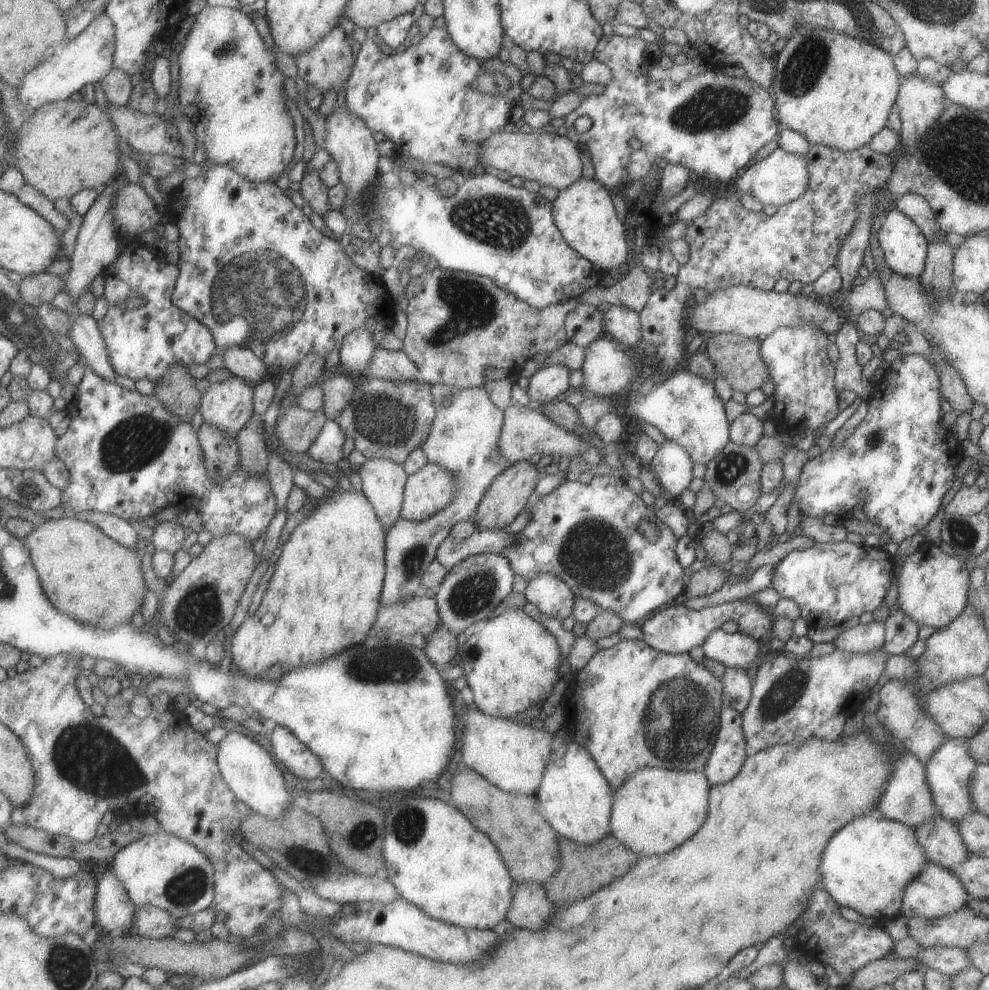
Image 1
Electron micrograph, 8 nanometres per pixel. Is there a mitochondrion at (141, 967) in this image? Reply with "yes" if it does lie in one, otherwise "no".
no

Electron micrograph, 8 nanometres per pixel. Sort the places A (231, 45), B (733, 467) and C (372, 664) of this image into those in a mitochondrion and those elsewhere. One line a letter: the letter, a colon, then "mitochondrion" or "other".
A: mitochondrion
B: mitochondrion
C: mitochondrion

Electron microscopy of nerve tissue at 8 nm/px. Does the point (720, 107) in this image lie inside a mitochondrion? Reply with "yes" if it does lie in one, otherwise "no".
yes

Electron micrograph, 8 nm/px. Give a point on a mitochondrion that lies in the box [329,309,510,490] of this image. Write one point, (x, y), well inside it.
(386, 418)

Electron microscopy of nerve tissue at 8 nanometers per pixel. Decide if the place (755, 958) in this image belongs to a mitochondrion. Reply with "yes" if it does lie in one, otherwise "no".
no

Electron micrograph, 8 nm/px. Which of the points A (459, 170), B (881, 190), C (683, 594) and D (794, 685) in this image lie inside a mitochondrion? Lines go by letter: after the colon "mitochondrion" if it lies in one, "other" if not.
A: other
B: other
C: other
D: mitochondrion

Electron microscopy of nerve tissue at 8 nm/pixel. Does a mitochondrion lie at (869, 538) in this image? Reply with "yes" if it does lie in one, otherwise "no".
no

